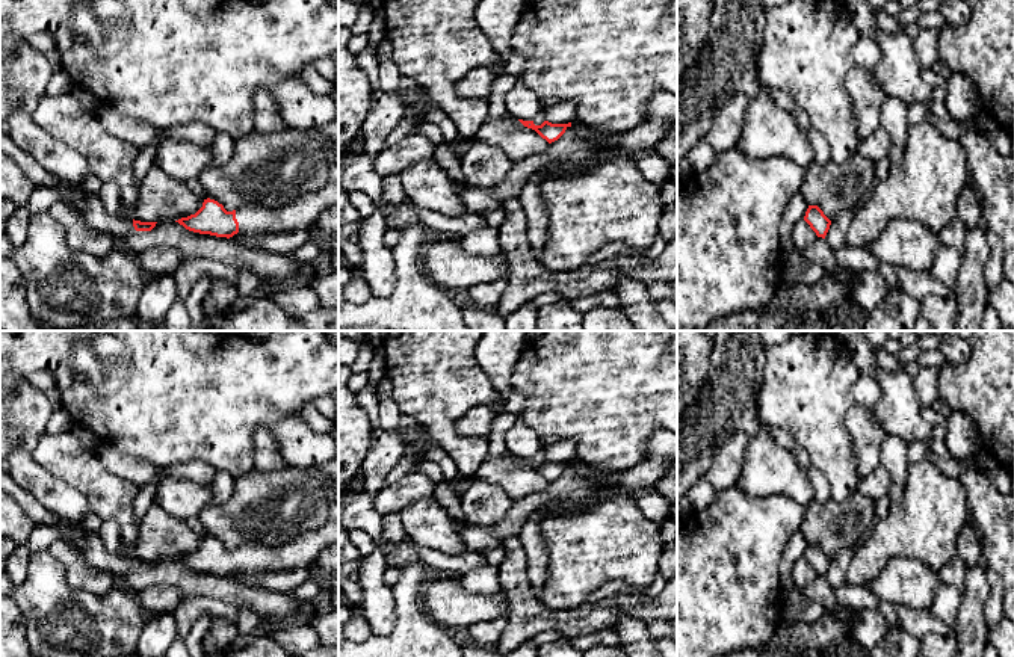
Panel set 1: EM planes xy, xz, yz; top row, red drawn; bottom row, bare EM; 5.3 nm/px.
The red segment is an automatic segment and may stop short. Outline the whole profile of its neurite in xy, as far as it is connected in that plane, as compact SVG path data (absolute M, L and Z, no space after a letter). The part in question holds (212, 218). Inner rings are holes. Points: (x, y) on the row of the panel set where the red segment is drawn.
M328 183L320 190L277 208L246 205L227 211L222 204L207 198L195 214L175 222L193 233L227 239L237 233L289 233L310 228L331 205L339 205L339 183Z

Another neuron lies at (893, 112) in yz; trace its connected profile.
M887 97L880 106L880 125L886 130L892 145L905 147L908 142L908 106L896 97Z

